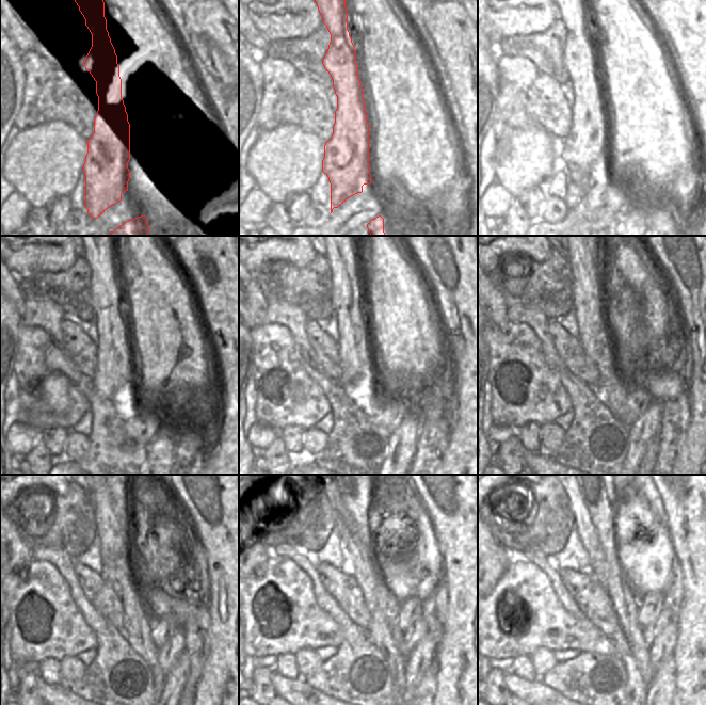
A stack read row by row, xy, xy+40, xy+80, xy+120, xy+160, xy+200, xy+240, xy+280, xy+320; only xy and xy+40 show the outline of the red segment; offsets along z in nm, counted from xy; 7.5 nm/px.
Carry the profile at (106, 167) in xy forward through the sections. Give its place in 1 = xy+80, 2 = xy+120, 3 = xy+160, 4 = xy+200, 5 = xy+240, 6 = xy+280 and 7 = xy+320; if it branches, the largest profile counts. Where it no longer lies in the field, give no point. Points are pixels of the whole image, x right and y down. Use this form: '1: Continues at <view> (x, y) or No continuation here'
1: Continues at xy+80 (586, 154)
2: Continues at xy+120 (114, 369)
3: Continues at xy+160 (356, 354)
4: Continues at xy+200 (593, 332)
5: Continues at xy+240 (116, 559)
6: Continues at xy+280 (357, 562)
7: Continues at xy+320 (595, 563).

